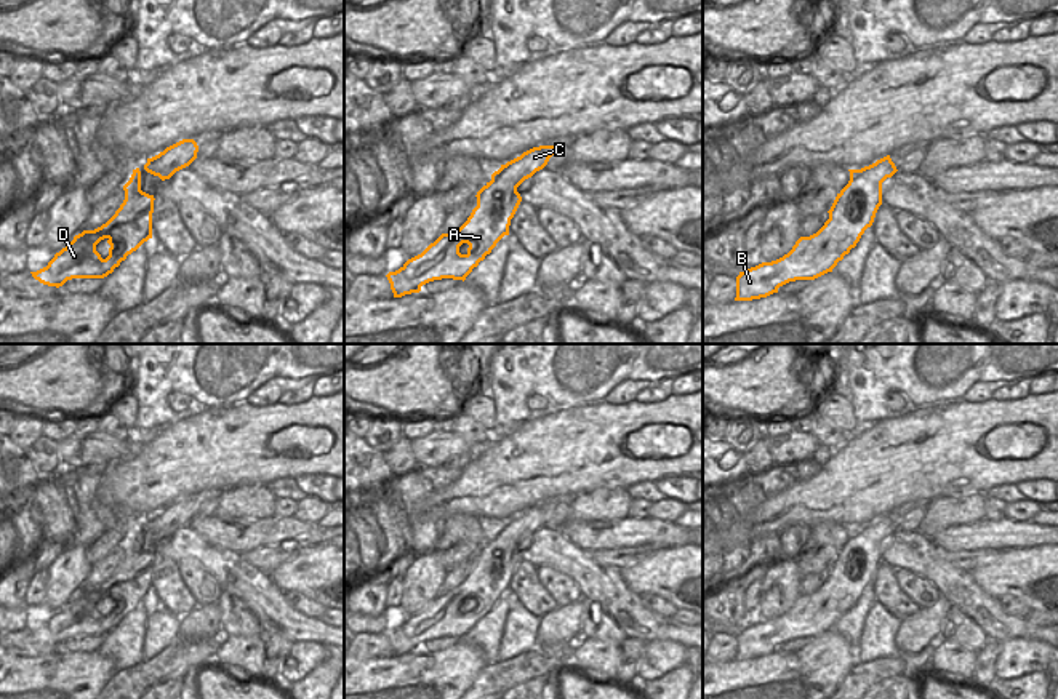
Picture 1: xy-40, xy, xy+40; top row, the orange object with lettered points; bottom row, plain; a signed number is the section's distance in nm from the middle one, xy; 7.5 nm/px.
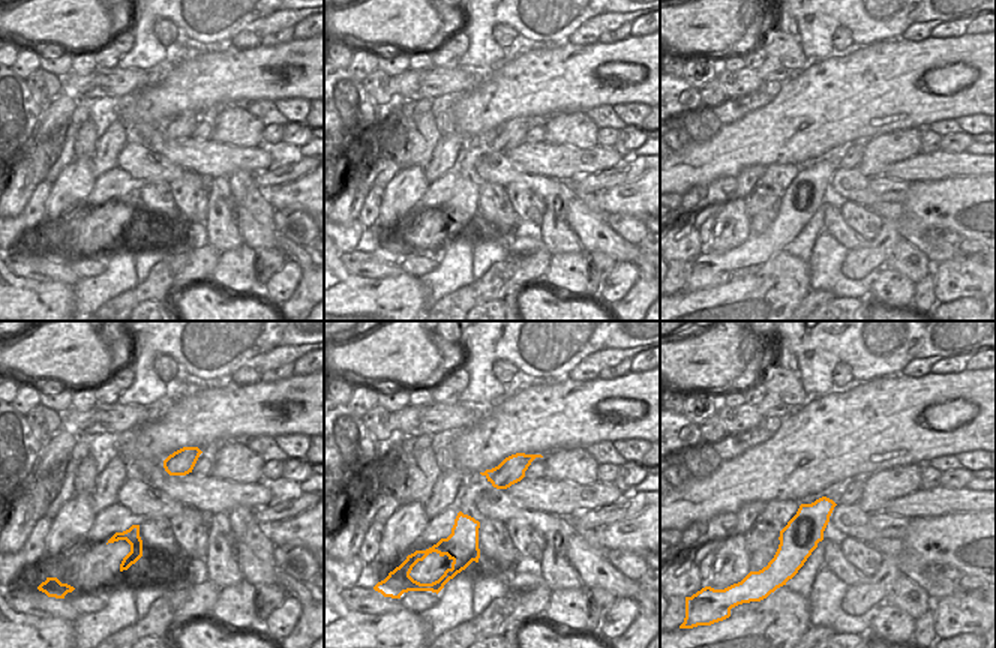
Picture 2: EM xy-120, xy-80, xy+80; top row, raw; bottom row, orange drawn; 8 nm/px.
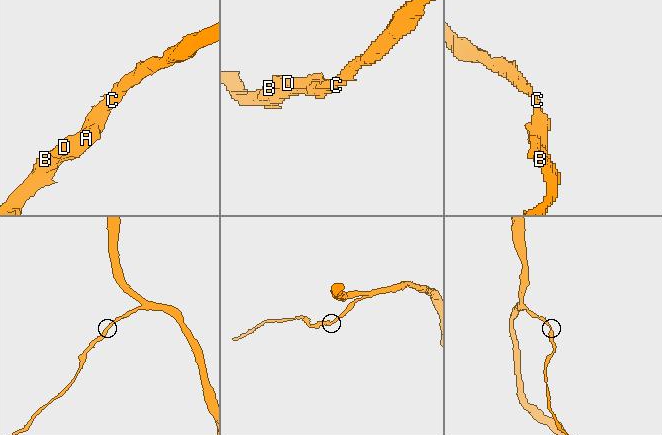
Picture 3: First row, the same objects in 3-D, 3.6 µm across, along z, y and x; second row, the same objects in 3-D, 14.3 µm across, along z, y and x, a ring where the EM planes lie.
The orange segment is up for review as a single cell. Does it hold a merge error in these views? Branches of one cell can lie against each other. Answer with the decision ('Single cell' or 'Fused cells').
Single cell.

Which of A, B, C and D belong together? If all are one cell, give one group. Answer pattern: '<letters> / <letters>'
A B C D

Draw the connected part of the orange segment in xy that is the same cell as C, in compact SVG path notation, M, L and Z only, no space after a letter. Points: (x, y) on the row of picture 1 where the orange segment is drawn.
M533 147L501 165L477 192L477 206L459 229L442 234L421 254L386 275L394 298L419 293L423 285L434 280L464 282L496 243L509 235L511 219L522 202L517 187L547 165L555 147Z

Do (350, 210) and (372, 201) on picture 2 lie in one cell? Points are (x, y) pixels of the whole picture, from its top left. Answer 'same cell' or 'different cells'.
different cells

